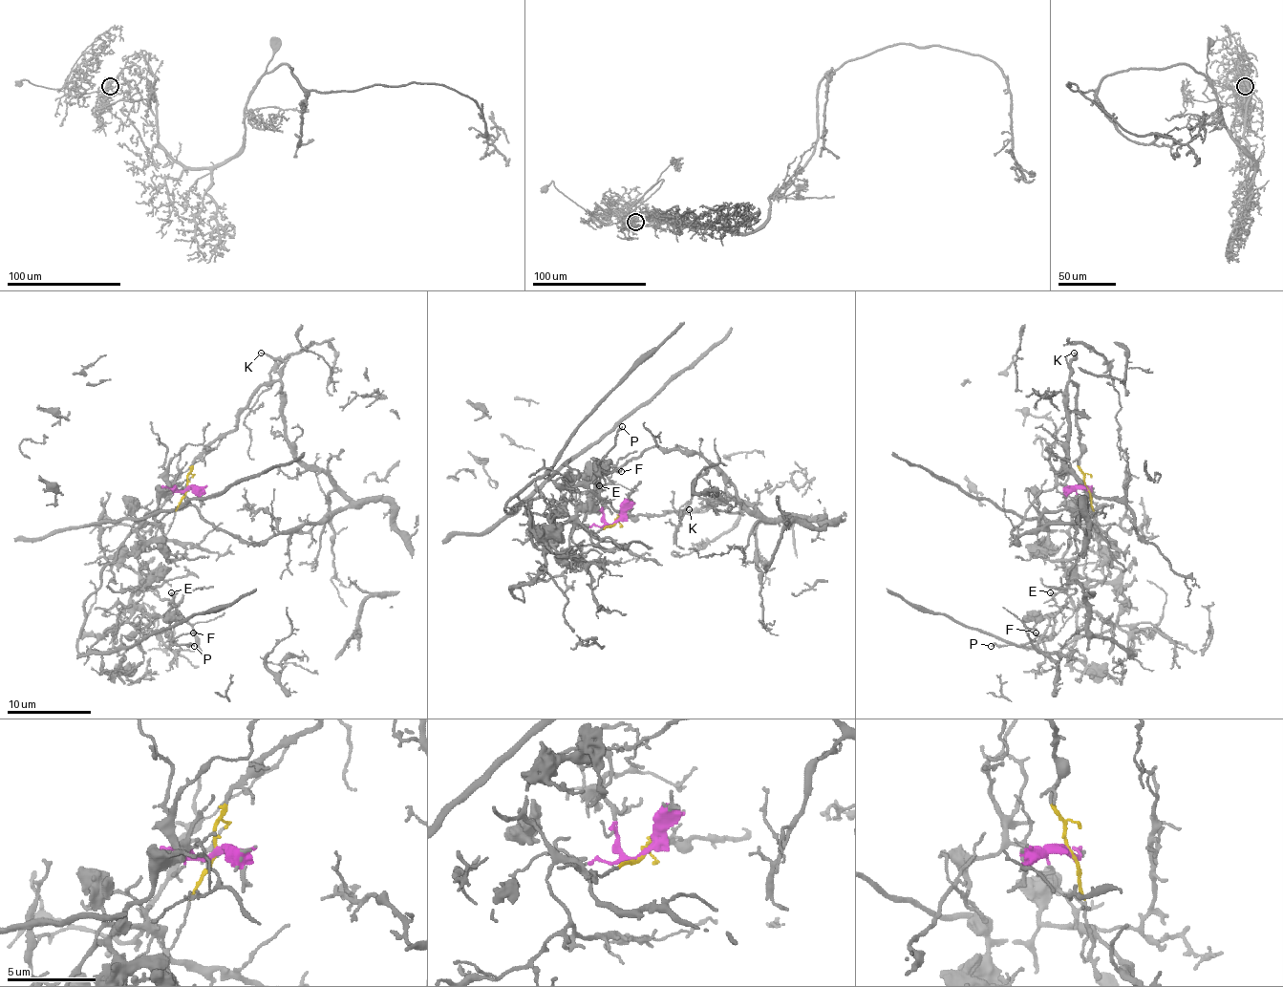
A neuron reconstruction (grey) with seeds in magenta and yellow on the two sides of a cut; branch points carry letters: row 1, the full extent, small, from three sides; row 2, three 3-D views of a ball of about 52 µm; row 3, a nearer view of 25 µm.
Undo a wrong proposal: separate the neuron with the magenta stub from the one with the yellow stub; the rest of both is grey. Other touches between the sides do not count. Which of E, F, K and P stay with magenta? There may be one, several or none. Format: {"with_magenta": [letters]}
{"with_magenta": ["E", "F", "P"]}

